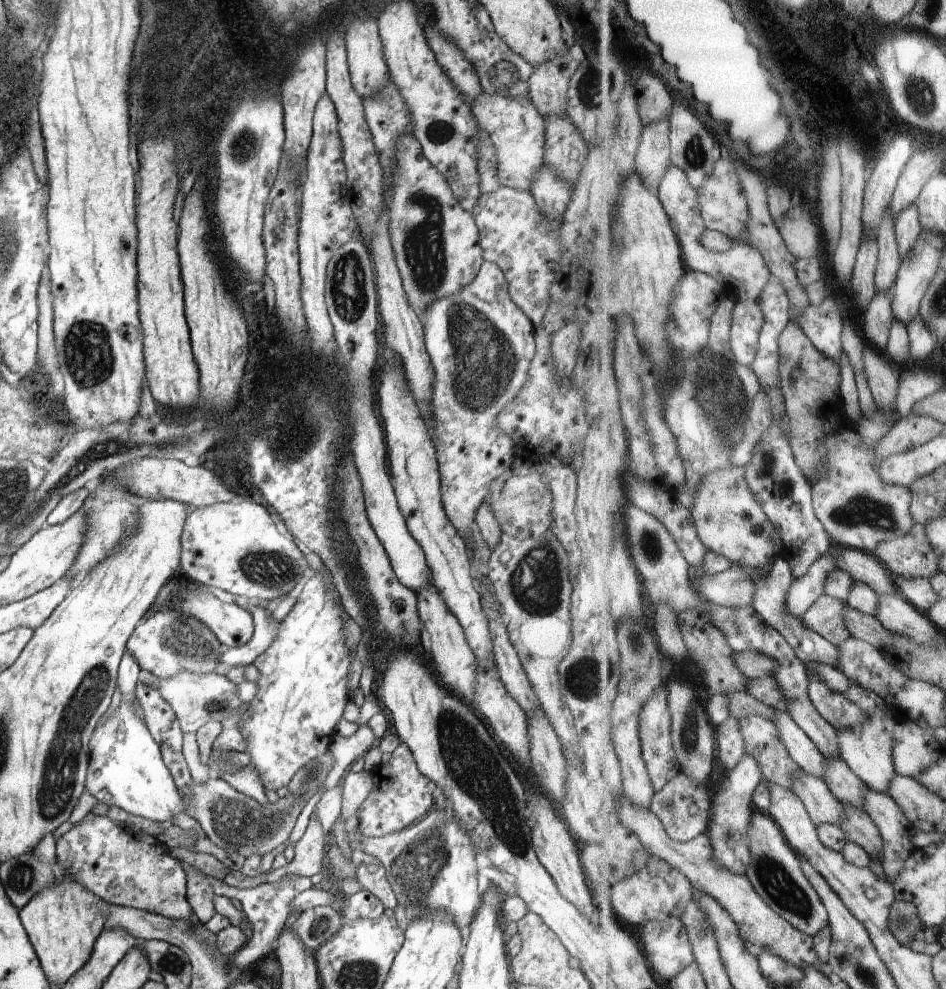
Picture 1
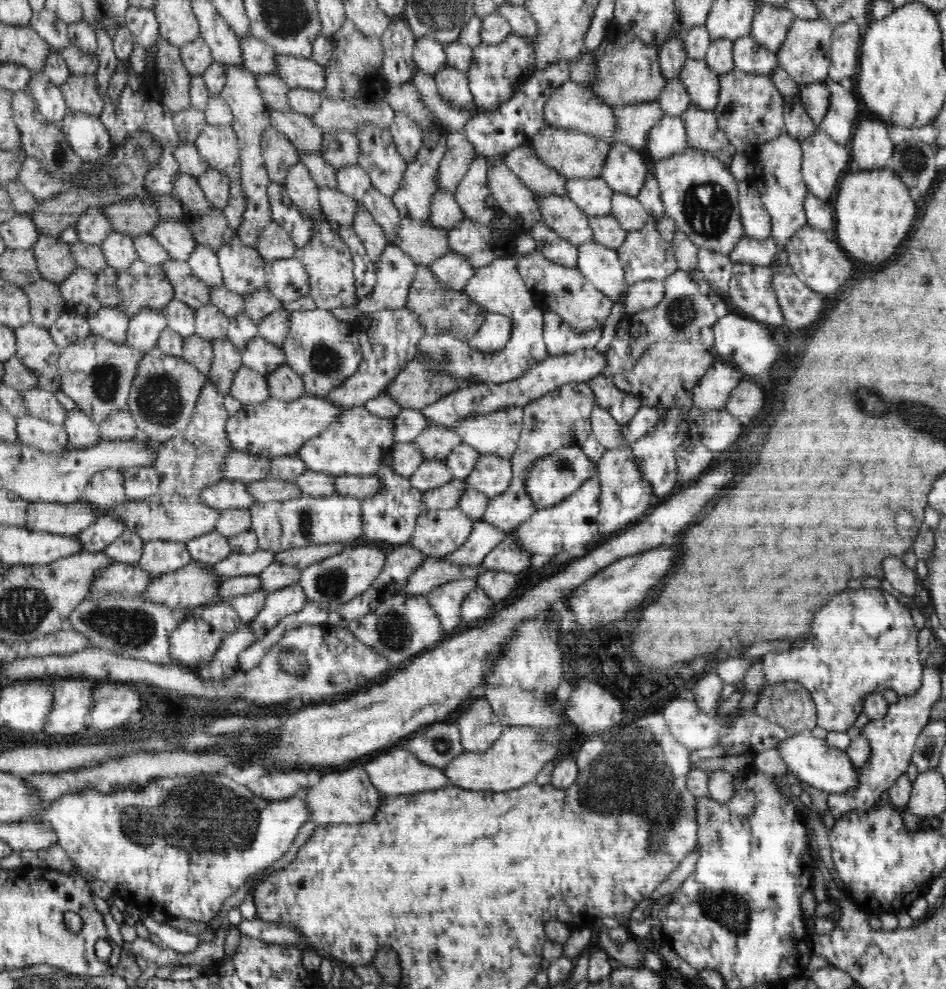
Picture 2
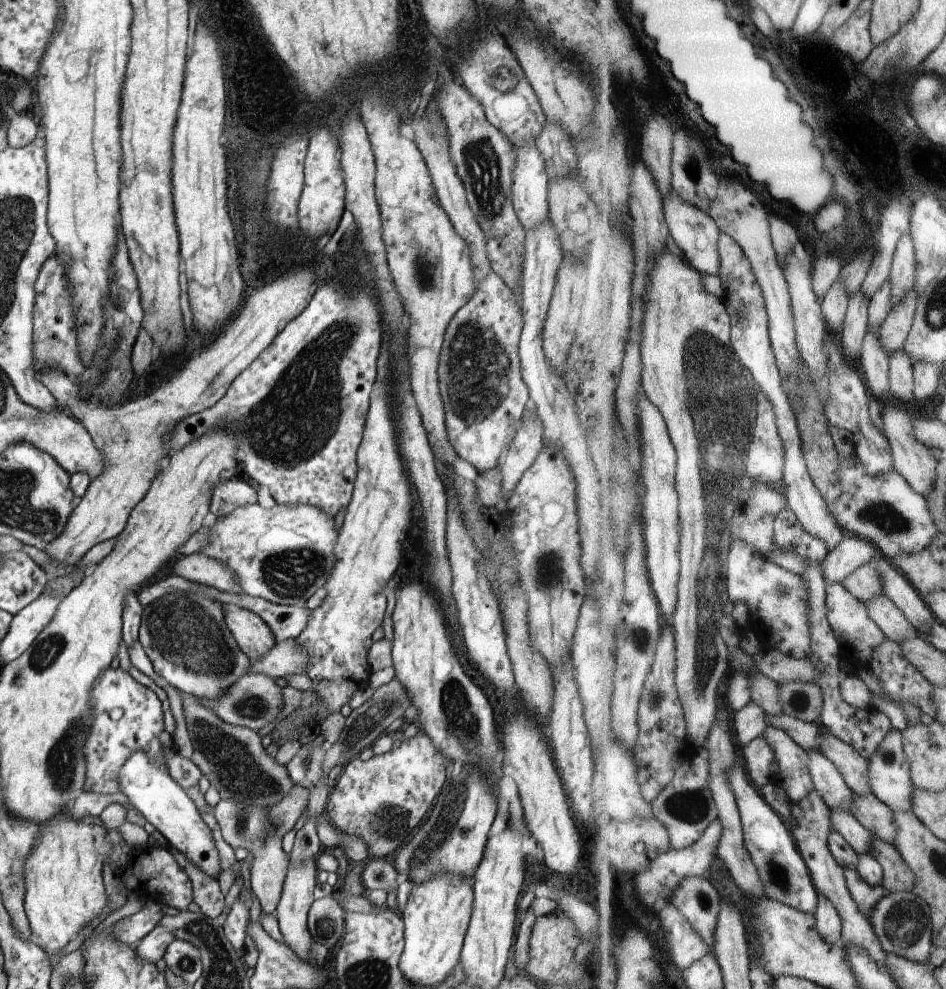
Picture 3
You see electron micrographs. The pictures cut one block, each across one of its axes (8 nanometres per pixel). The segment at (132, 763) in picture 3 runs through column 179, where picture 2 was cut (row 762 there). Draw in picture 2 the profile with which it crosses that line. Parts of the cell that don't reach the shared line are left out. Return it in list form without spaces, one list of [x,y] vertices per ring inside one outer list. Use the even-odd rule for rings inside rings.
[[[811,730],[798,731],[794,736],[781,740],[777,751],[786,763],[790,773],[796,774],[804,783],[830,794],[846,794],[858,788],[857,767],[852,764],[846,752],[831,747],[826,740],[816,738]]]

